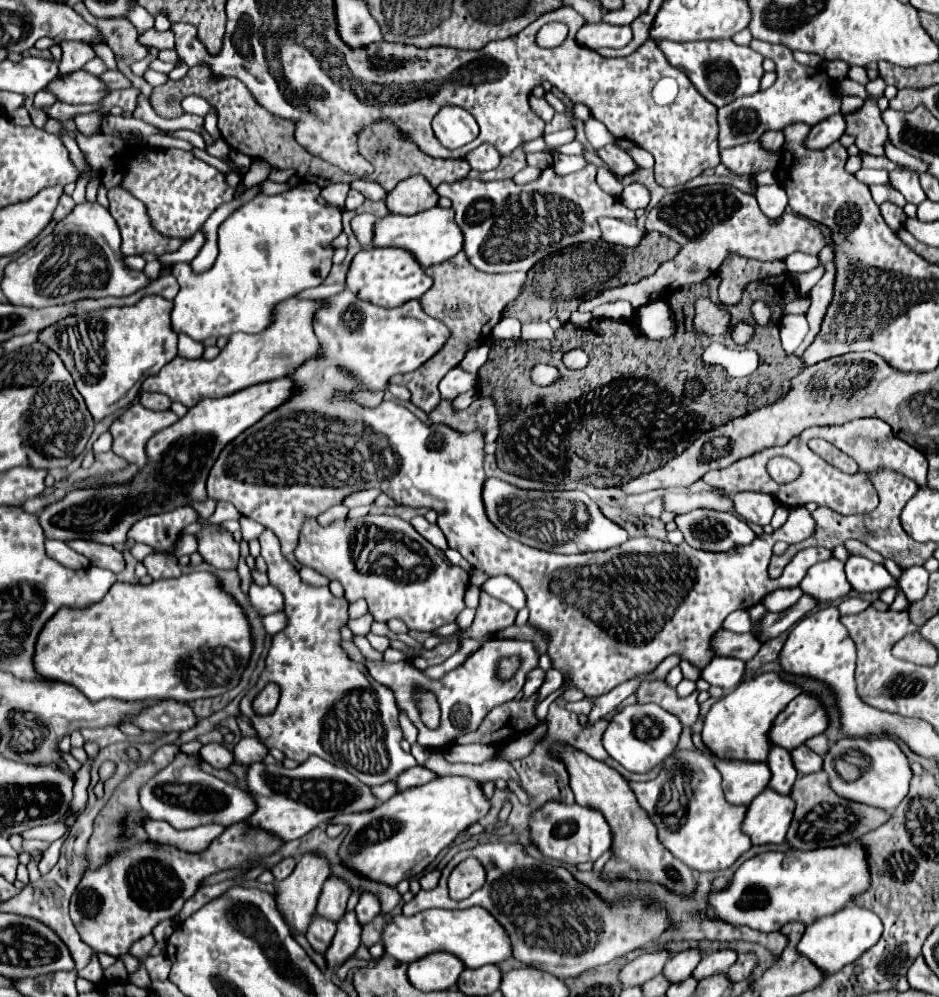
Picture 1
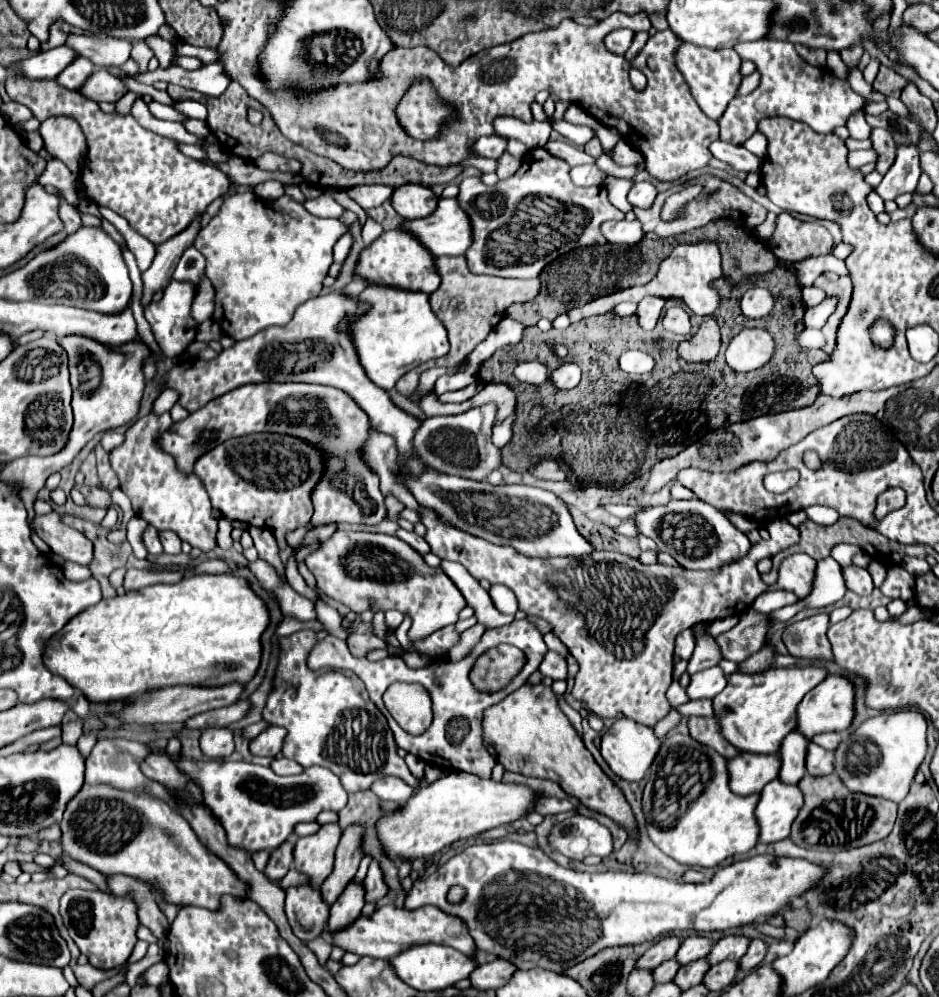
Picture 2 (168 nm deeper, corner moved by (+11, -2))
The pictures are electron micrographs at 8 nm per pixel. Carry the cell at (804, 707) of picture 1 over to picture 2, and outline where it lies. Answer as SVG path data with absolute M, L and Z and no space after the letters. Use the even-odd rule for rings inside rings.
M832 674L828 676L816 690L810 690L810 694L804 696L804 700L798 704L798 732L802 732L806 738L812 738L820 732L844 732L852 726L854 720L854 684L842 676Z

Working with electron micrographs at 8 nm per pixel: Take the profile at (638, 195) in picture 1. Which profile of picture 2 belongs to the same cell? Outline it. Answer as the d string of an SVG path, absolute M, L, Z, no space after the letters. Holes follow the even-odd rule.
M638 182L634 184L634 188L628 194L628 200L632 206L640 206L640 208L650 208L654 198L658 196L656 186L652 186L650 182Z

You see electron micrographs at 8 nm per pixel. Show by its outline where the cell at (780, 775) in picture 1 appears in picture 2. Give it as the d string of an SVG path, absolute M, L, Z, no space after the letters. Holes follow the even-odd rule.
M790 732L780 748L782 756L782 768L780 768L780 780L786 784L796 784L806 776L806 752L808 752L810 740L804 738L800 732Z

